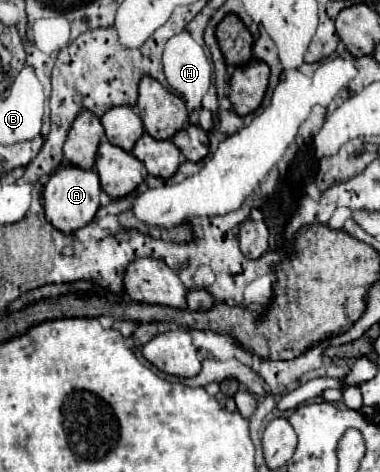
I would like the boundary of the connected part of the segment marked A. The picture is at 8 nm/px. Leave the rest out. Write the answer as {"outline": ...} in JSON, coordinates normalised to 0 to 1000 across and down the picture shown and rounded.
{"outline":[[[161,350],[139,371],[129,371],[124,392],[113,396],[113,439],[118,460],[134,468],[139,481],[150,481],[166,494],[192,494],[229,472],[245,468],[255,443],[261,443],[261,371],[255,362],[224,362],[197,350]]]}

